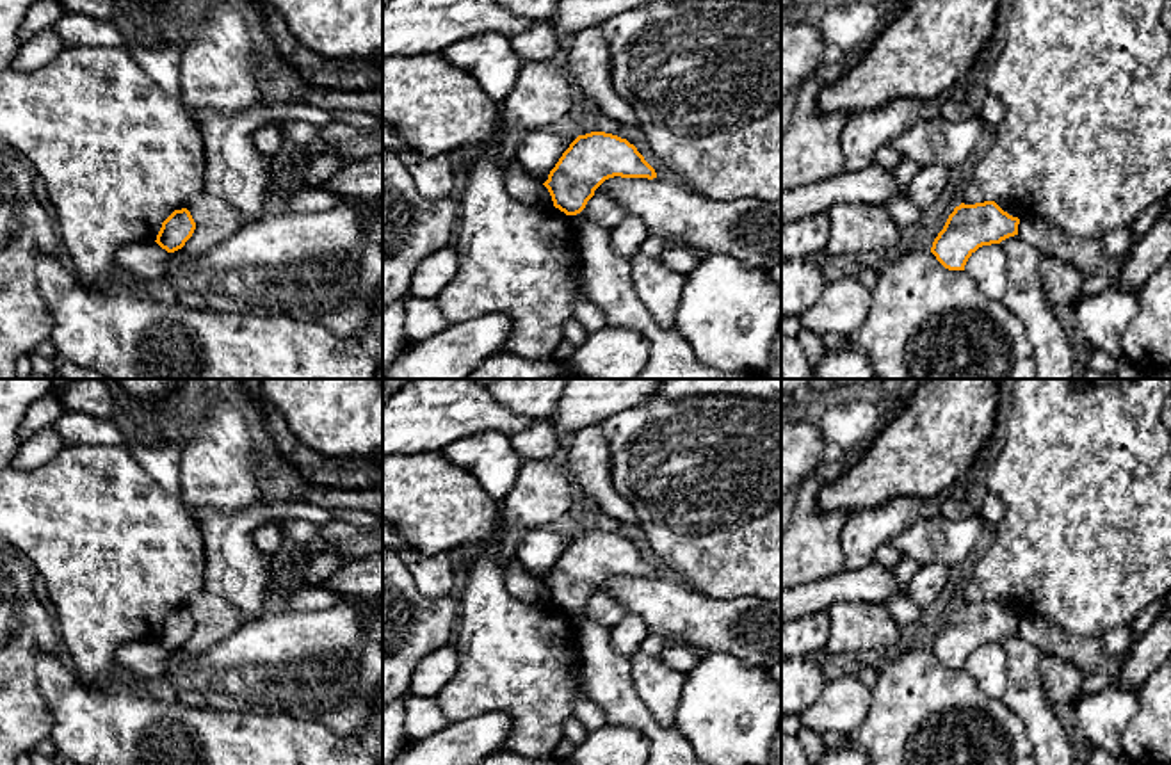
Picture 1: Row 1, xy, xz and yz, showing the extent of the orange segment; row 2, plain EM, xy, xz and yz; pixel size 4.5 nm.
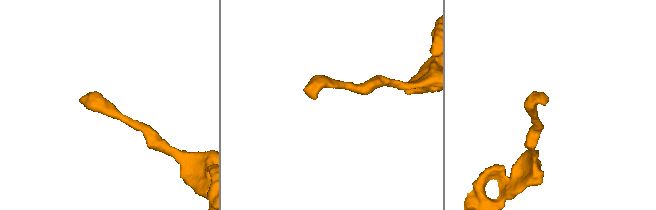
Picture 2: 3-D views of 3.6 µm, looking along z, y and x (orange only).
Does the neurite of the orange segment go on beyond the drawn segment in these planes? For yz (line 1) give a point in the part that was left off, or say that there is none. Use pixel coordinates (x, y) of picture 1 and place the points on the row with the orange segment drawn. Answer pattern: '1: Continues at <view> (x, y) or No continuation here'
1: No continuation here

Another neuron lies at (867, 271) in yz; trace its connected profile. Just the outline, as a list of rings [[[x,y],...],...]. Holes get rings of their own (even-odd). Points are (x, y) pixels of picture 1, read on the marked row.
[[[865,258],[849,260],[851,270],[860,278],[860,281],[872,292],[879,278],[879,267]]]

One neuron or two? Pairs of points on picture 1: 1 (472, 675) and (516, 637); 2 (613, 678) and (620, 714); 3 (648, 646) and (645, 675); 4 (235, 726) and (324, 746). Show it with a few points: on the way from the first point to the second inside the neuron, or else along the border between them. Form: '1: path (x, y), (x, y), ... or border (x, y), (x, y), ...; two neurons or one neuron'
1: path (483, 671), (506, 648); one neuron
2: path (613, 687), (620, 705); one neuron
3: border (639, 650), (659, 655); two neurons
4: path (257, 746), (303, 746); one neuron

